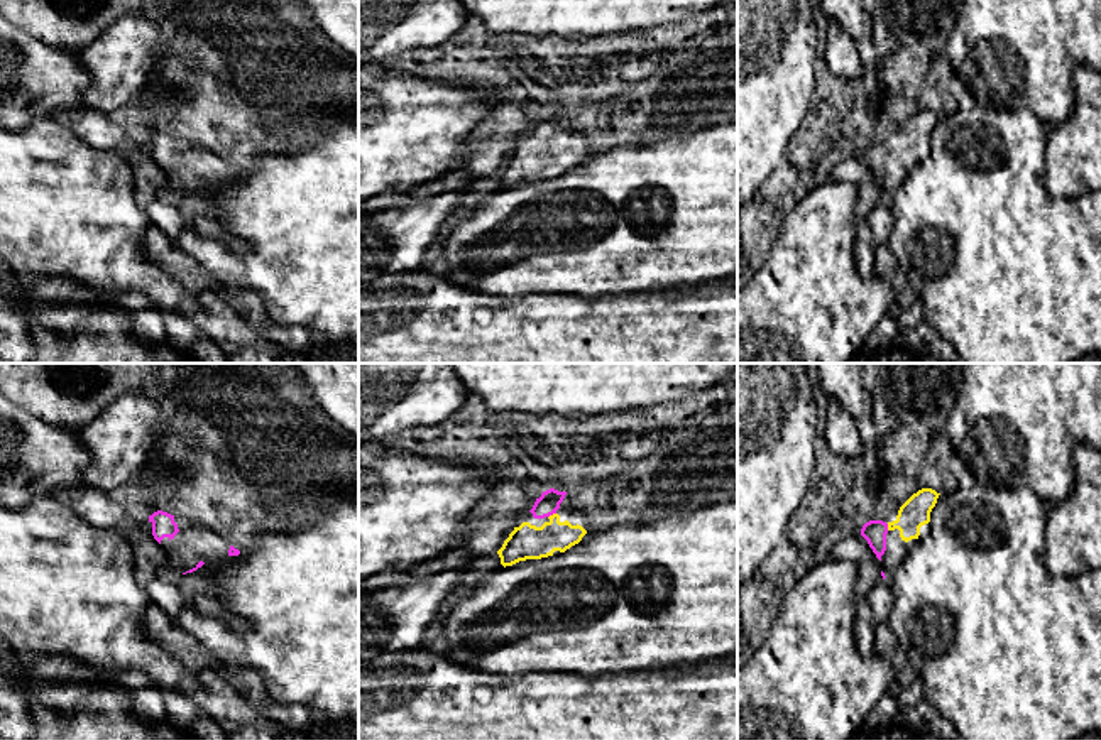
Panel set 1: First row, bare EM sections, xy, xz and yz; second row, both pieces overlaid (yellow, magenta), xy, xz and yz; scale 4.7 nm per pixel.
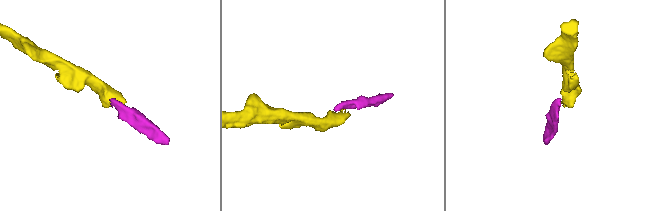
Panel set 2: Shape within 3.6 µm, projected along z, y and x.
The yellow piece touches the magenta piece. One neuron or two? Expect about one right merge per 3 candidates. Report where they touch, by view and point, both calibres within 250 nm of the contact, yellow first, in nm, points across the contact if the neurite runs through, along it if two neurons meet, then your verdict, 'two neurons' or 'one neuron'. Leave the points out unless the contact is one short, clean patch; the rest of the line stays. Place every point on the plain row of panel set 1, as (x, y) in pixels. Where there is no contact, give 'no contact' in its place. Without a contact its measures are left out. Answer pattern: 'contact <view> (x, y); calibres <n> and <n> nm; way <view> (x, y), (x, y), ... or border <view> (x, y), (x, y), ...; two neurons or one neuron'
contact xz (553, 136); calibres 160 and 100 nm; way xz (526, 163), (553, 136), (548, 124); one neuron

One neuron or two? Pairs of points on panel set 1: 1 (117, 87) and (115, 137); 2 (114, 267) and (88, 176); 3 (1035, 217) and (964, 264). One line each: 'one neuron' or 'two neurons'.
1: two neurons
2: one neuron
3: one neuron

